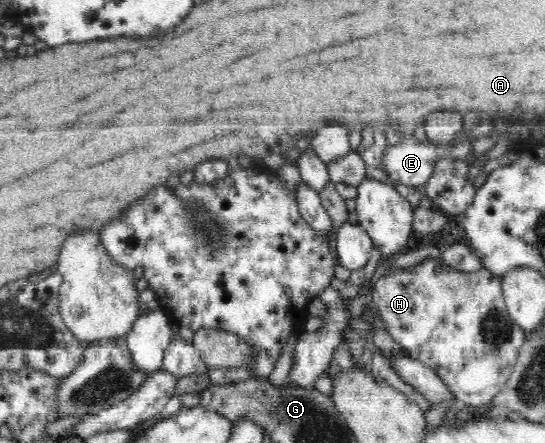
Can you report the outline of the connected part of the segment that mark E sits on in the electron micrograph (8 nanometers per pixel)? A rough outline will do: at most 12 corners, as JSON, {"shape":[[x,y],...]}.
{"shape":[[469,142],[457,146],[389,145],[385,179],[422,188],[439,158],[468,159]]}

